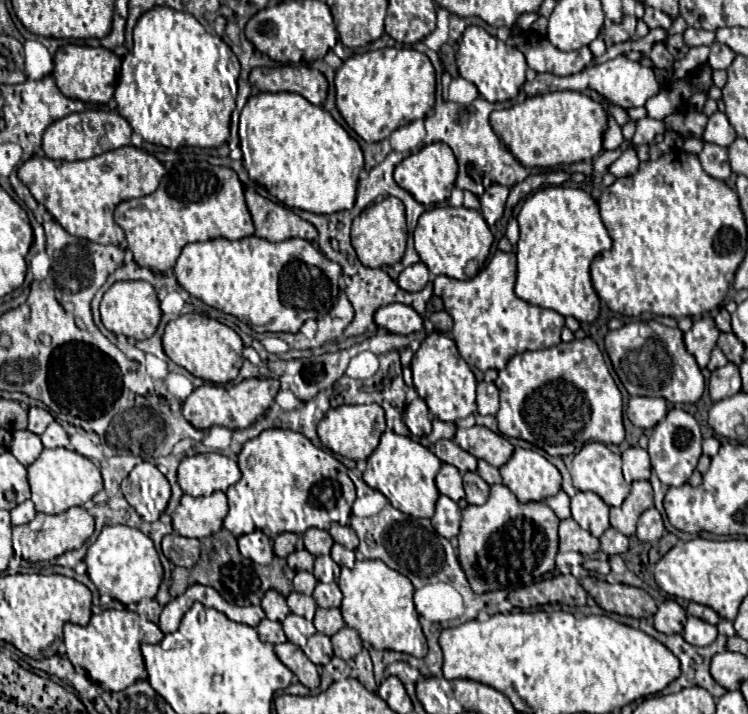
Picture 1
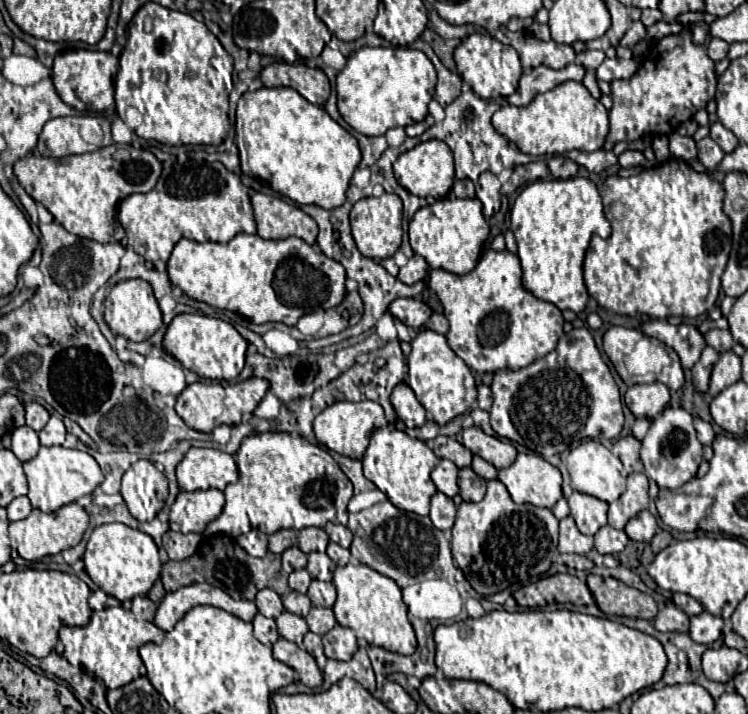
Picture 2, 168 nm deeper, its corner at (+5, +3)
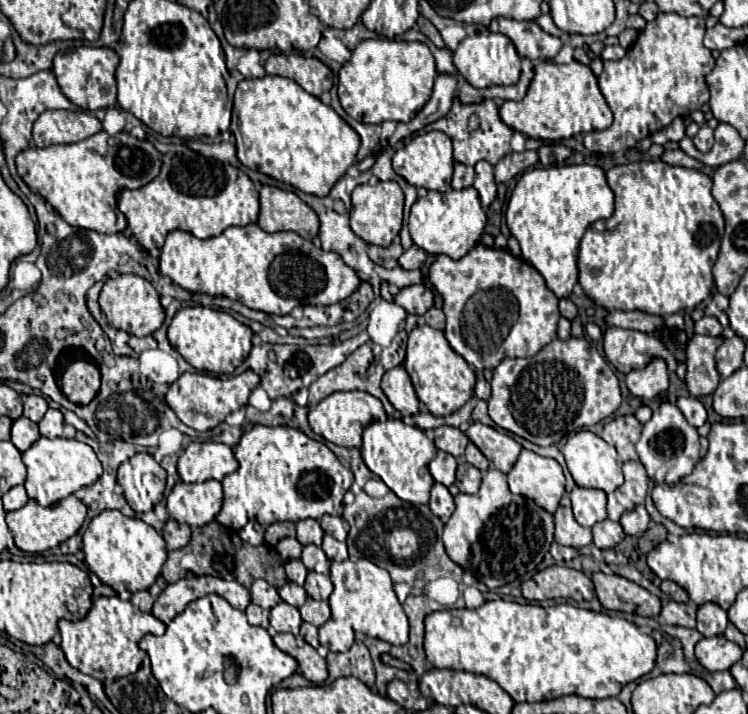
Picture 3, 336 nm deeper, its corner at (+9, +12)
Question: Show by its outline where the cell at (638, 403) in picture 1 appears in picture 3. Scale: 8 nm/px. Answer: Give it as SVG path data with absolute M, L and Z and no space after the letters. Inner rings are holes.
M651 360L645 368L641 370L631 370L627 374L627 388L631 390L633 396L637 398L655 398L657 394L665 392L669 386L669 376L667 376L667 364L665 360Z

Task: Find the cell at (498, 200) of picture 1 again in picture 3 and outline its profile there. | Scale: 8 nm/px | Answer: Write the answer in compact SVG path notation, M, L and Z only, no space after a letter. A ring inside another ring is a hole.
M485 160L475 164L475 184L473 186L479 192L481 206L487 208L497 196L497 186L495 186L495 178L493 178L493 166L487 164Z

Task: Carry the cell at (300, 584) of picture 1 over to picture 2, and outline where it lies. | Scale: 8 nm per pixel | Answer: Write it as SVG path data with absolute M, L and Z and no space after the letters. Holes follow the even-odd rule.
M299 569L299 571L293 571L289 575L289 587L293 591L299 591L299 593L307 593L307 587L311 583L311 575L307 573L307 569Z

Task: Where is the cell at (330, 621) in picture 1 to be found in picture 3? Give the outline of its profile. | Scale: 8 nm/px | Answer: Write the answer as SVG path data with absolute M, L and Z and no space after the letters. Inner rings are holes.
M309 598L301 608L301 618L313 626L321 626L325 624L329 618L331 618L331 610L329 610L329 604L327 600L313 600Z

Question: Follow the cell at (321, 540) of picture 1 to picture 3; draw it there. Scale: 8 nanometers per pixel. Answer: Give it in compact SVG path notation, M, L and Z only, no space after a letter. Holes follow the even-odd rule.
M301 520L301 522L297 522L297 540L303 546L307 546L307 544L321 546L323 530L321 530L319 522L317 520Z

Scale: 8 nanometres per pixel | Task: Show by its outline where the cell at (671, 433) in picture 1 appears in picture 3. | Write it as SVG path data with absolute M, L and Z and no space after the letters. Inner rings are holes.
M663 402L653 412L653 418L643 426L641 438L637 442L637 454L647 470L649 480L655 484L673 484L693 472L699 460L699 434L675 404Z

